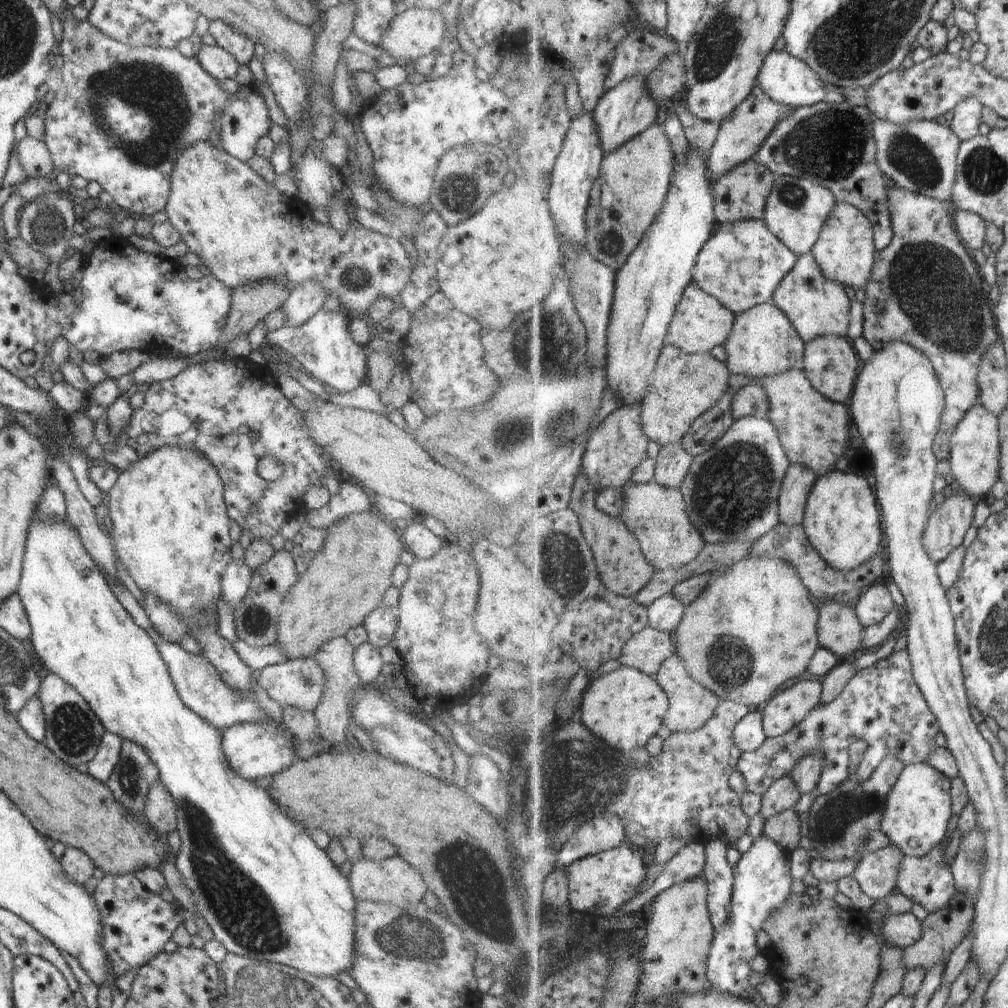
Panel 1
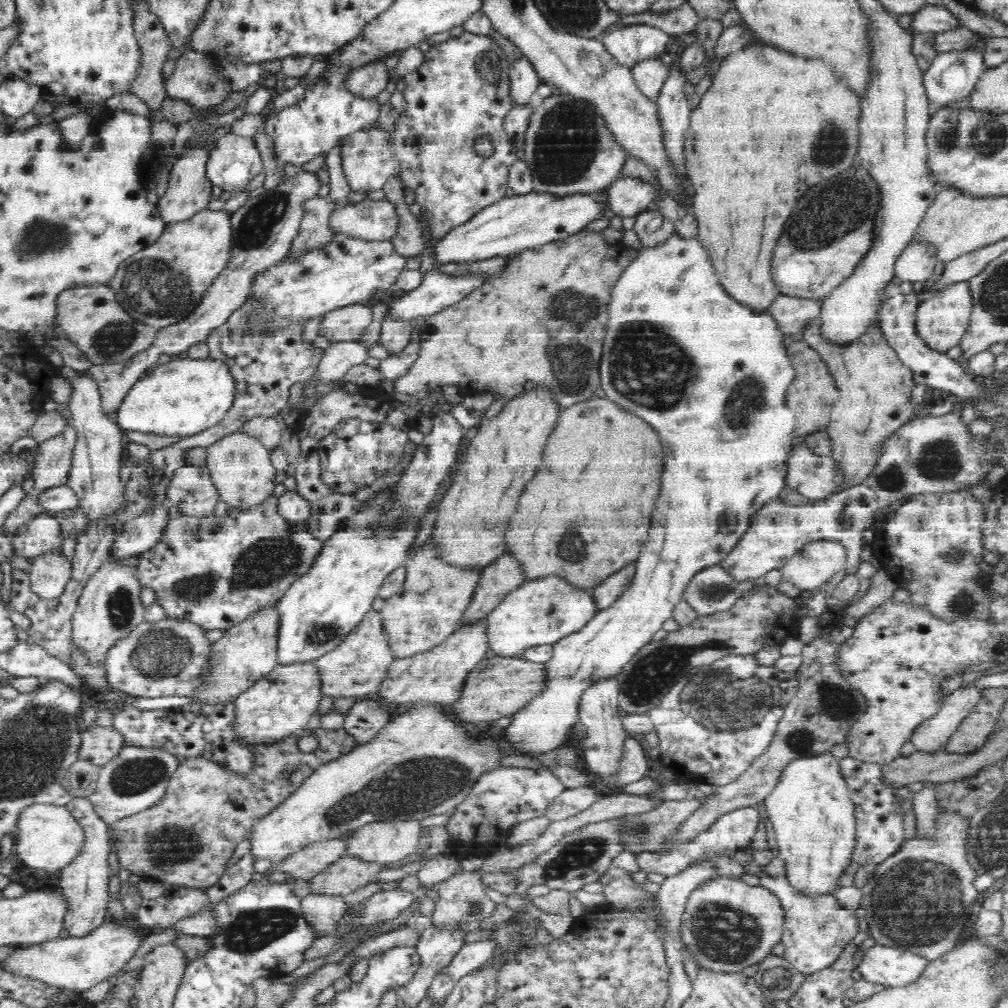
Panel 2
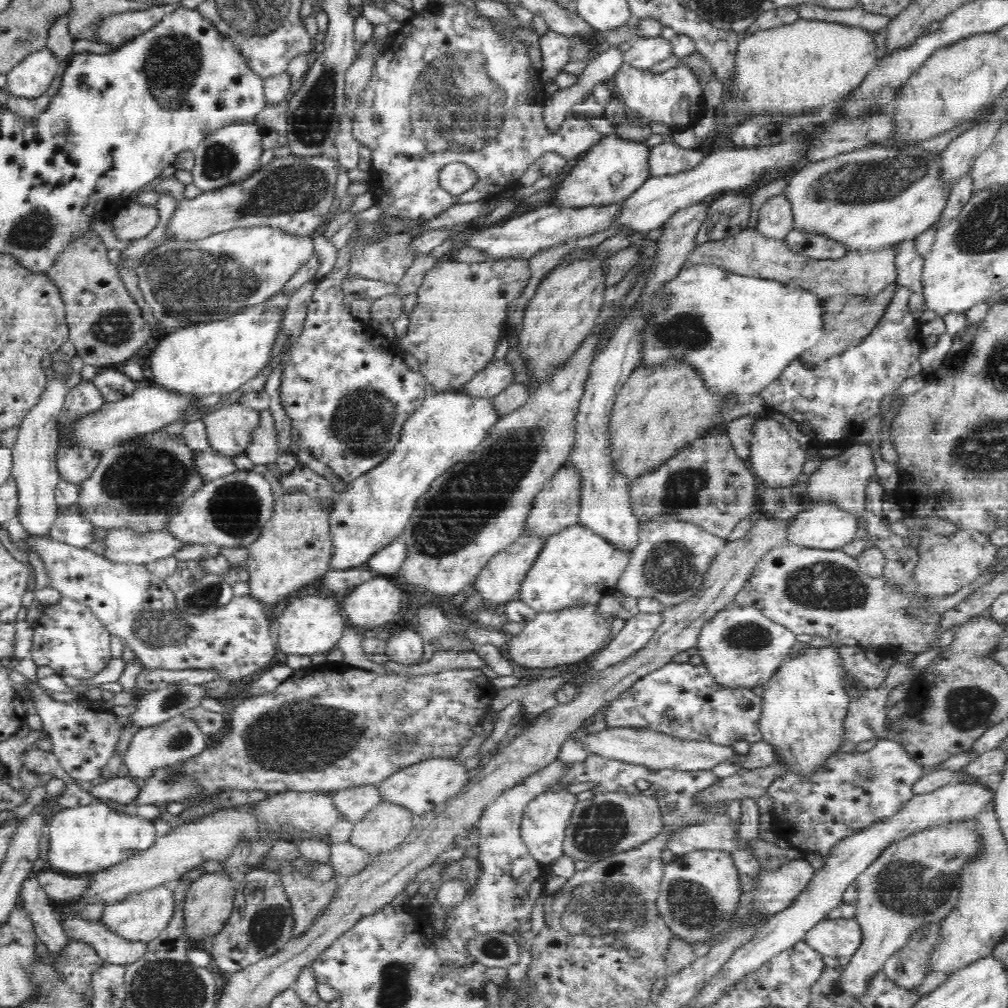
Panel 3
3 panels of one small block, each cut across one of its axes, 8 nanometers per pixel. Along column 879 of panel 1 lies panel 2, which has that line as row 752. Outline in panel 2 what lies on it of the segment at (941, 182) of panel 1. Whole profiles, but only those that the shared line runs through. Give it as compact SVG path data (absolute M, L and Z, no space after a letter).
M121 748L116 756L103 765L100 780L89 801L96 813L108 824L128 817L134 817L151 808L163 797L168 782L176 772L180 760L161 750L142 750L141 748Z

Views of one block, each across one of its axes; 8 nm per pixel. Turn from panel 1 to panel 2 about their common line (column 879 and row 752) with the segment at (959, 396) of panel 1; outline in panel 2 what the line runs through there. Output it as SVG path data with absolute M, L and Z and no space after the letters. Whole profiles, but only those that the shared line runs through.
M316 728L314 734L318 740L318 747L312 752L306 753L298 749L300 732L278 746L254 750L256 768L252 776L246 780L233 776L218 764L204 761L203 757L180 761L163 797L154 806L134 817L109 824L109 844L112 844L112 854L119 868L142 880L160 882L169 891L176 888L204 890L214 886L226 872L230 860L236 856L238 846L244 842L262 818L271 816L292 794L296 794L296 790L312 773L316 772L316 769L342 758L344 754L355 748L355 744L343 728L338 732L321 732Z

